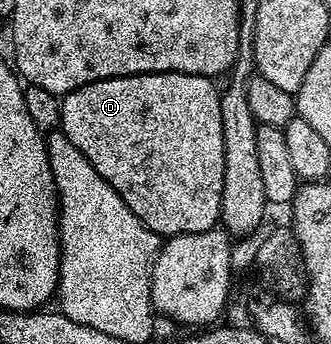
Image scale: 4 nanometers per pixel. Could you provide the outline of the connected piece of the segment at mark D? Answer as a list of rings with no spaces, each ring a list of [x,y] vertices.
[[[131,74],[121,78],[98,80],[94,84],[86,84],[74,92],[60,98],[59,129],[94,164],[98,176],[106,180],[126,200],[126,208],[146,224],[155,234],[171,236],[174,234],[201,234],[213,229],[220,222],[220,205],[222,204],[222,176],[224,175],[224,145],[222,144],[222,108],[220,107],[221,91],[211,77],[202,74]]]

